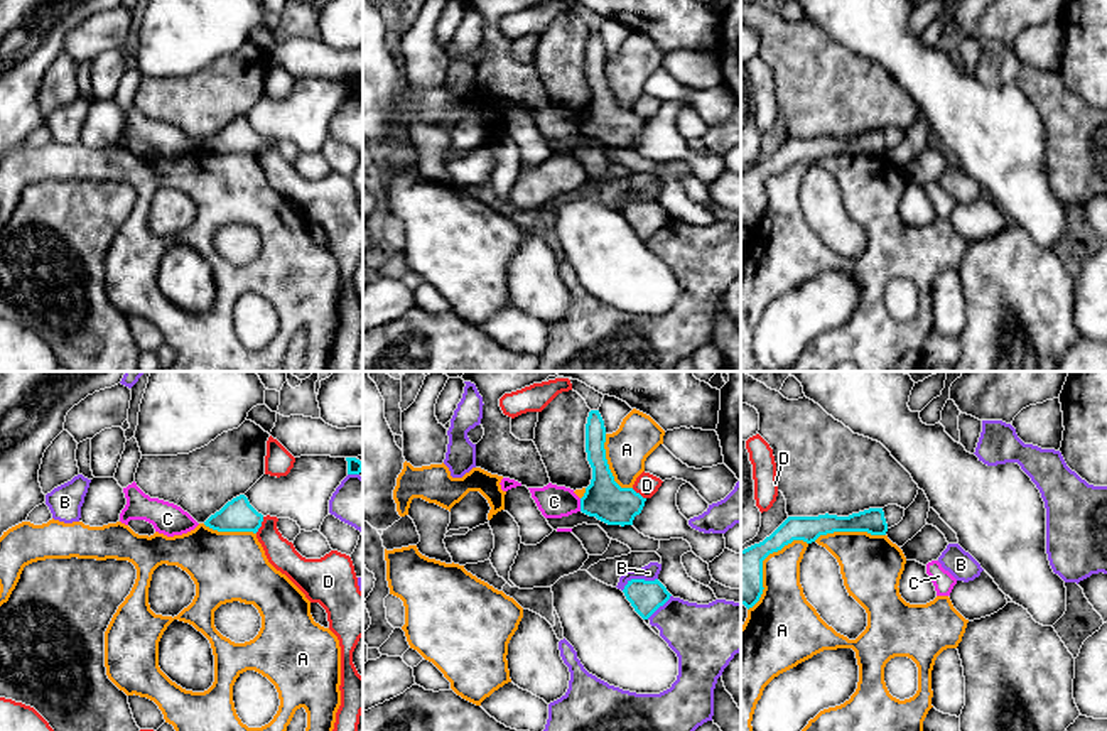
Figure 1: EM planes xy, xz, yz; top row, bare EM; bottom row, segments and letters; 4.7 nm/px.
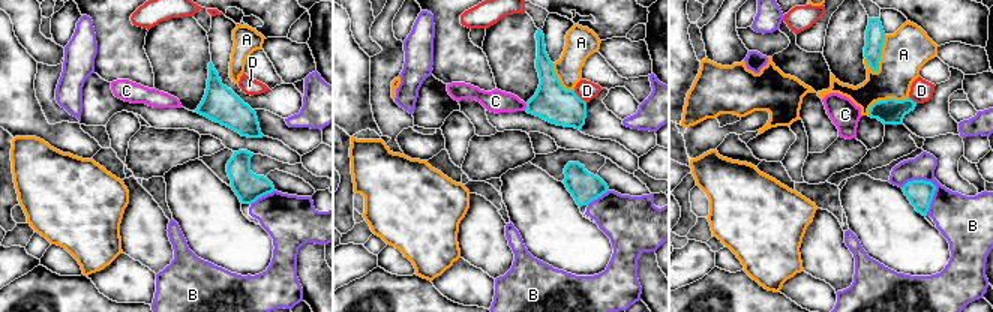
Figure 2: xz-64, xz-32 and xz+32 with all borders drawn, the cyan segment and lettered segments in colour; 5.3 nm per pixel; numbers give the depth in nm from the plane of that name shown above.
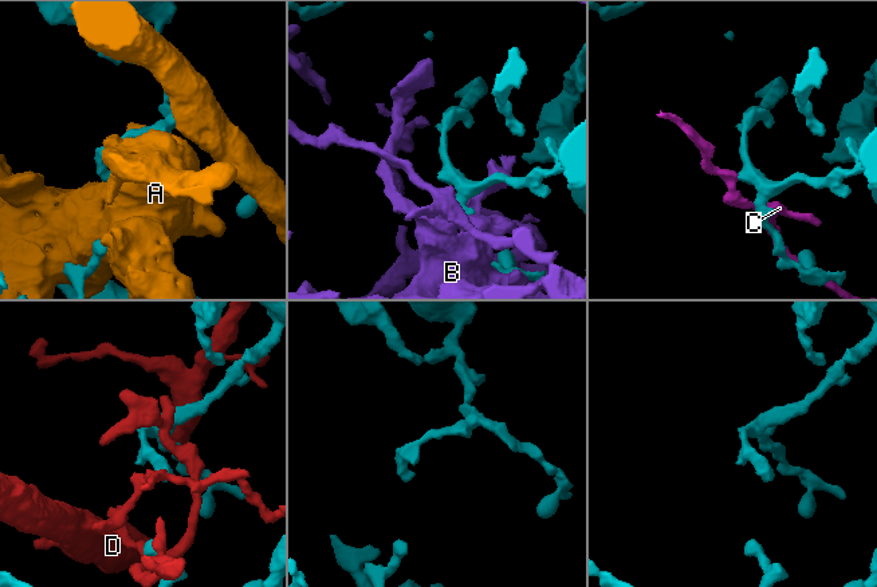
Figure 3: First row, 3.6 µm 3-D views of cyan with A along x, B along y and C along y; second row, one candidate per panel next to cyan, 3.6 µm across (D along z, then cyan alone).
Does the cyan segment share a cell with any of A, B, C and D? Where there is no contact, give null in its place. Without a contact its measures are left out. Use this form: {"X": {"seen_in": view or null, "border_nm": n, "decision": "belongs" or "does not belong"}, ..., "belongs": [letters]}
{"A": {"seen_in": "yz", "border_nm": 440, "decision": "does not belong"}, "B": {"seen_in": "xz", "border_nm": 190, "decision": "does not belong"}, "C": {"seen_in": "xz", "border_nm": 60, "decision": "does not belong"}, "D": {"seen_in": "xy", "border_nm": 90, "decision": "does not belong"}, "belongs": []}

